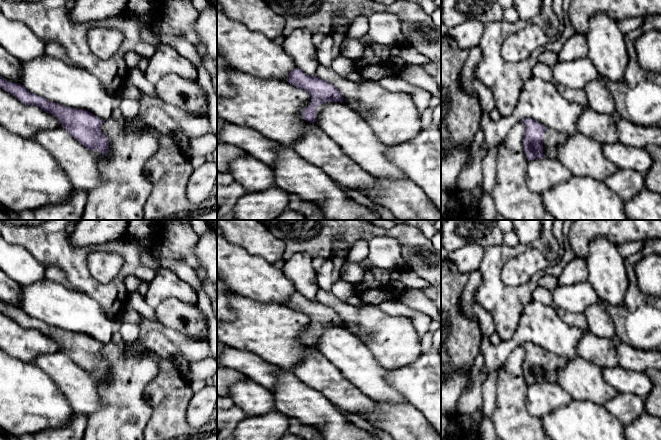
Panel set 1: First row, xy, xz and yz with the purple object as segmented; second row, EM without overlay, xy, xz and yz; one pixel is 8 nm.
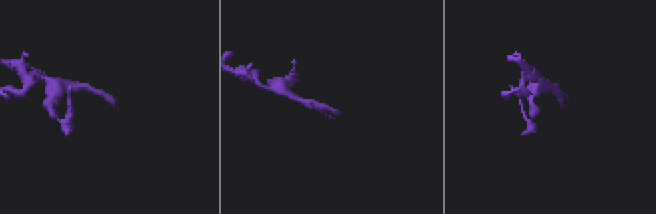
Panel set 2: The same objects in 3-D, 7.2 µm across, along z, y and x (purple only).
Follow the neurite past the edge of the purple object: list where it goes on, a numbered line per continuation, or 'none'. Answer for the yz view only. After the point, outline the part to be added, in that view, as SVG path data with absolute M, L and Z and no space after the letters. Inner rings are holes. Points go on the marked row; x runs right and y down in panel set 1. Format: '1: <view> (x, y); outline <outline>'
1: yz (552, 139); outline M548 129L543 132L543 154L546 158L557 158L557 150L559 146L567 139L567 135Z

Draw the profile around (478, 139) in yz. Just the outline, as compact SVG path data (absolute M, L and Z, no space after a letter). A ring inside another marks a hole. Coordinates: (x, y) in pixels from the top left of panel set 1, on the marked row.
M480 127L480 129L476 132L476 134L473 137L471 156L465 163L463 169L467 168L472 163L474 155L477 153L479 148L483 145L484 140L485 140L484 130Z

